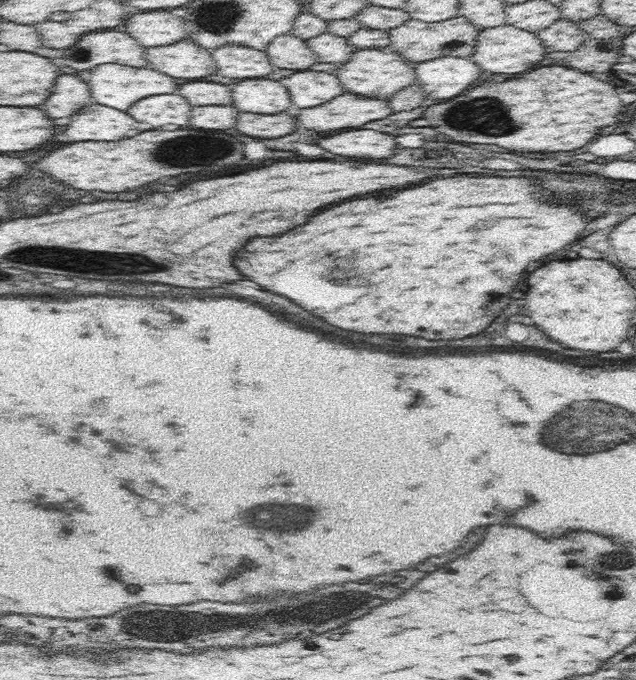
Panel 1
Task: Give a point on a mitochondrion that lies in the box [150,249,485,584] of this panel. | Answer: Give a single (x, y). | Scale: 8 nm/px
(268, 516)

